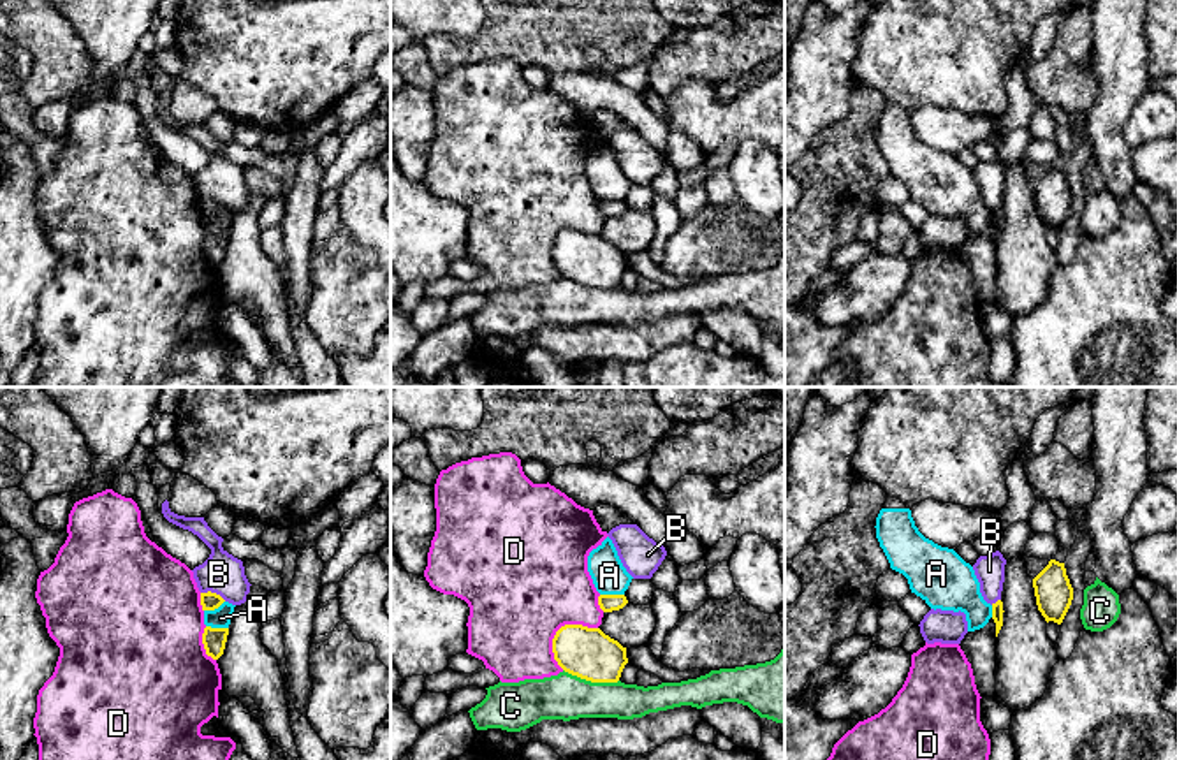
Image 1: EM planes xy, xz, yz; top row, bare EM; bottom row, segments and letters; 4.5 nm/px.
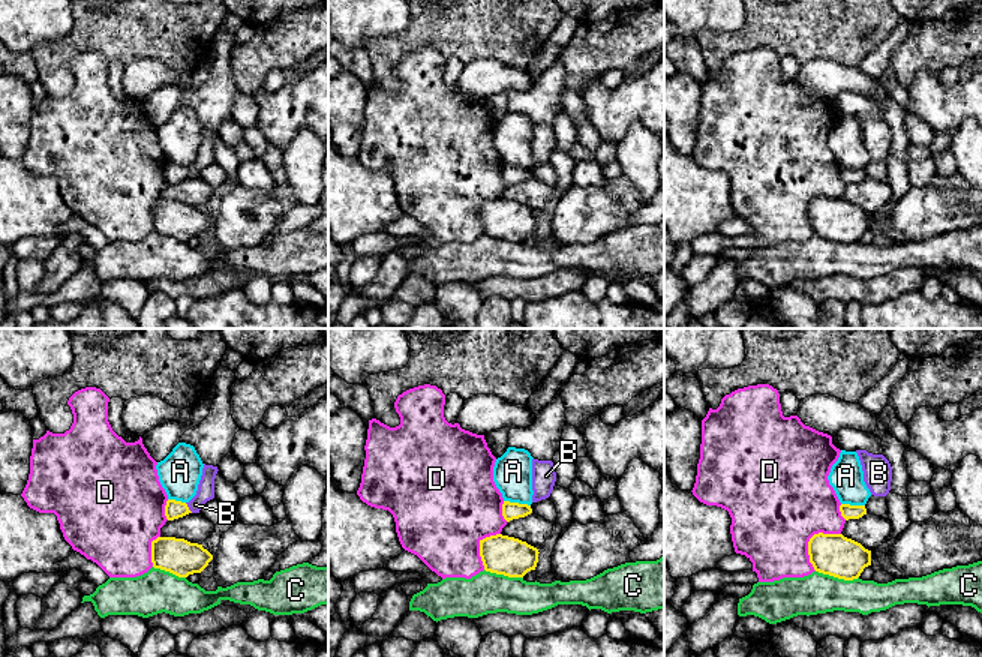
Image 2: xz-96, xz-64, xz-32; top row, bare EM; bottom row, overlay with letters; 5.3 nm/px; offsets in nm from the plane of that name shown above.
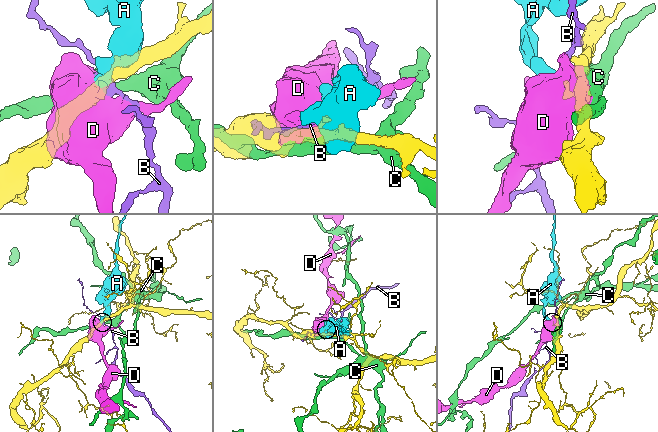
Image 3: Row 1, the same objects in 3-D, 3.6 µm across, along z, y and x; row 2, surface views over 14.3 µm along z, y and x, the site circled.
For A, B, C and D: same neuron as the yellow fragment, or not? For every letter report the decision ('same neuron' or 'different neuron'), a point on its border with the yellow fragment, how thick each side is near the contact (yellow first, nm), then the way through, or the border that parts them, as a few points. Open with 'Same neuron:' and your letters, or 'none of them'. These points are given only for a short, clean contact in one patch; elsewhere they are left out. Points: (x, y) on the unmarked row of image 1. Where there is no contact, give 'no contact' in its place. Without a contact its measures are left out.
Same neuron: none of them
A: different neuron; contact xz (613, 201); calibres 80 and 160 nm; border xz (600, 199), (623, 201)
B: different neuron; contact xy (213, 199); calibres 80 and 190 nm; border xy (201, 197), (215, 197), (226, 206)
C: different neuron; contact xz (592, 287); calibres 240 and 220 nm
D: different neuron; contact xz (558, 236); calibres 240 and 500 nm

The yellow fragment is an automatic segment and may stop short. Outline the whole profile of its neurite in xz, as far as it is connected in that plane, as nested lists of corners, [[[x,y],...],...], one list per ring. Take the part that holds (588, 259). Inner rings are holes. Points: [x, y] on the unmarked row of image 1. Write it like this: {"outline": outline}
{"outline": [[[565,230],[552,245],[558,271],[591,289],[618,289],[628,269],[626,253],[600,234]]]}

